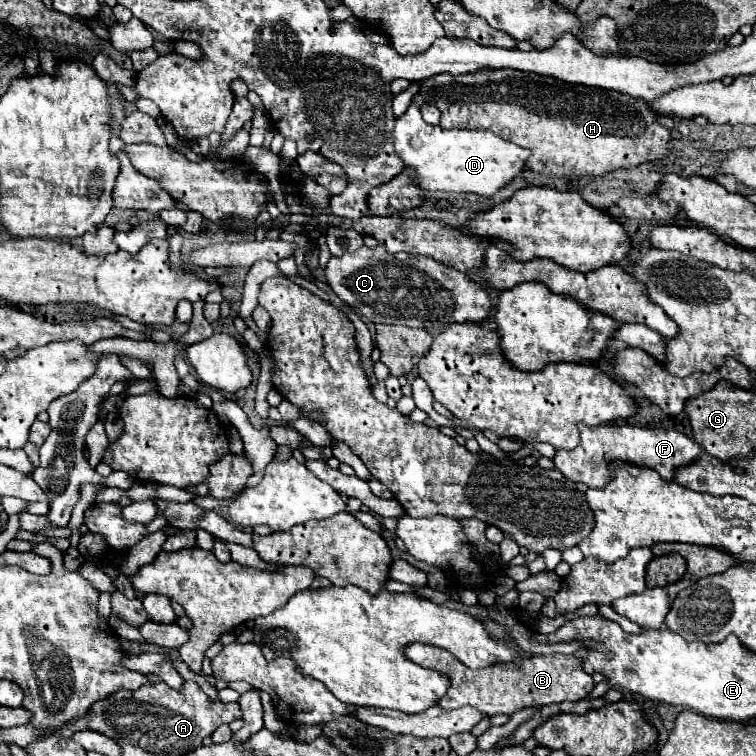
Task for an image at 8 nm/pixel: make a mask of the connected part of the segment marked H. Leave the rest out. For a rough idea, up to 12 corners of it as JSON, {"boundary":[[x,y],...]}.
{"boundary":[[514,69],[422,81],[552,177],[668,155],[644,101]]}

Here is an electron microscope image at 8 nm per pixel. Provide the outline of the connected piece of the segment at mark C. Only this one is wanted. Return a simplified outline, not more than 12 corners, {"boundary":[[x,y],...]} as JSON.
{"boundary":[[332,257],[332,291],[372,323],[438,335],[486,289],[430,257]]}

